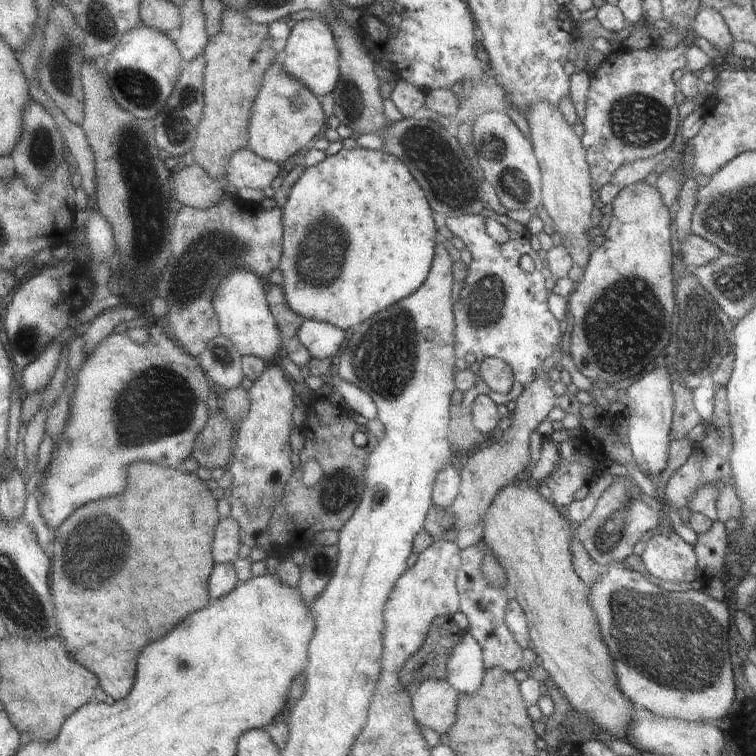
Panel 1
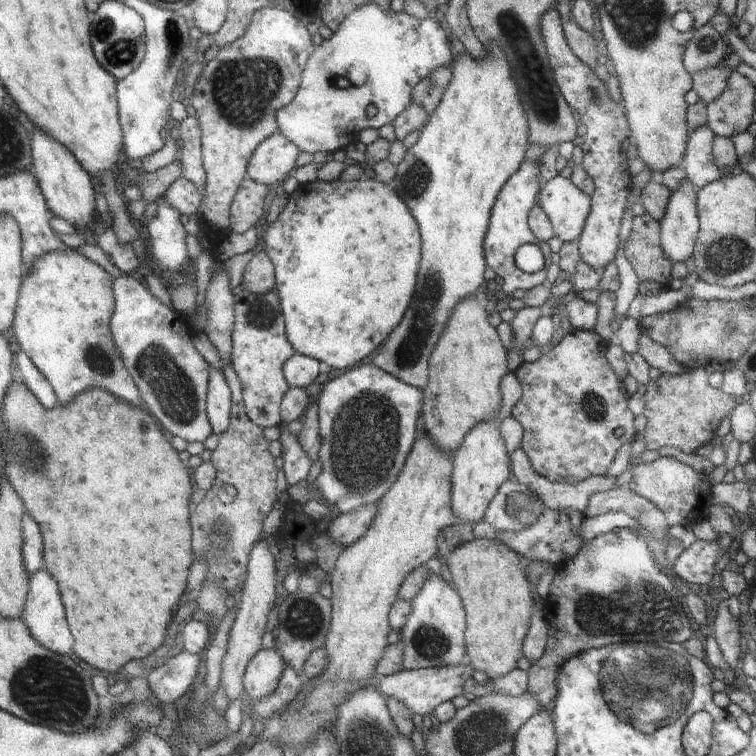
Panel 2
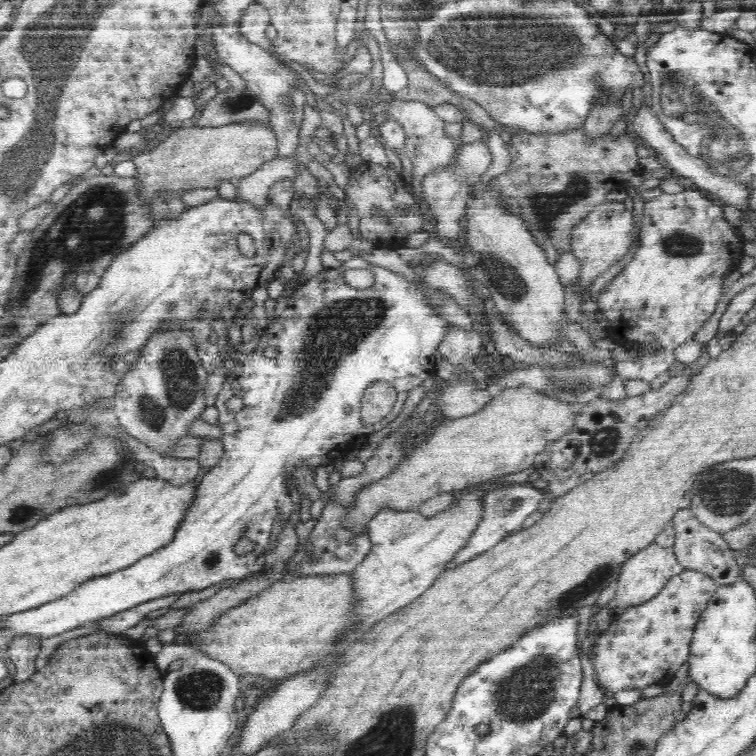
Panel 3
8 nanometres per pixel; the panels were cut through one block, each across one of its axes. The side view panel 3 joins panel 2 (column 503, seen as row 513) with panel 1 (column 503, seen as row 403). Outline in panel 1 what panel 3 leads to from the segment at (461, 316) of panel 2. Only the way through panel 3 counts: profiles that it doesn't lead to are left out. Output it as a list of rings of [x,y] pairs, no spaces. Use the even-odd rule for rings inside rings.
[[[515,480],[498,492],[486,510],[482,546],[487,547],[504,568],[506,589],[515,597],[528,622],[530,645],[544,670],[572,705],[573,711],[580,712],[590,722],[616,736],[616,739],[623,740],[632,722],[633,706],[631,700],[620,692],[616,682],[611,649],[600,633],[599,618],[592,608],[591,588],[576,573],[570,544],[572,532],[558,510],[550,506],[534,488],[528,488],[524,484],[528,484],[527,480]]]

